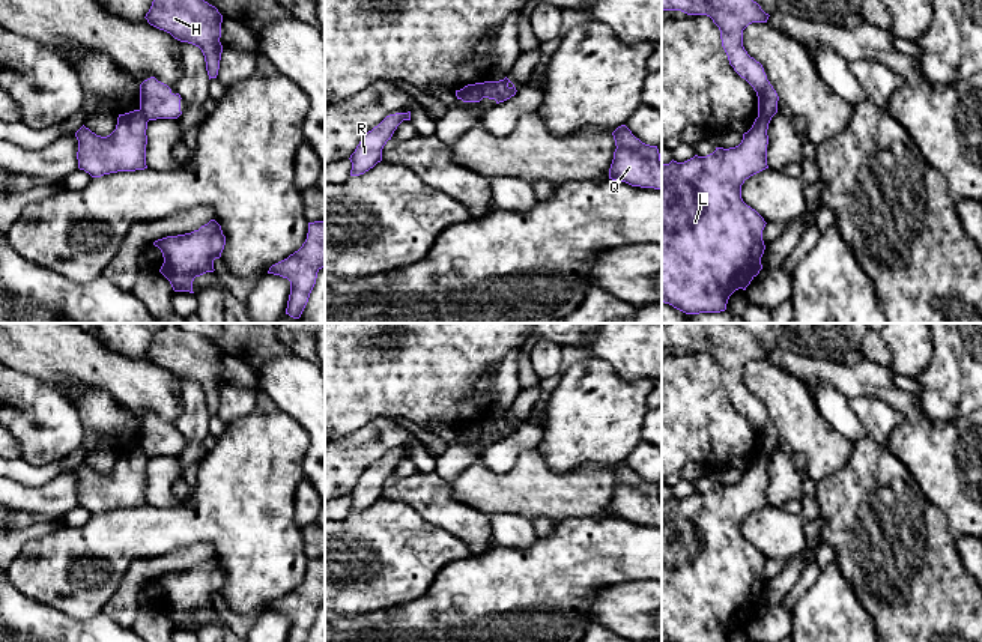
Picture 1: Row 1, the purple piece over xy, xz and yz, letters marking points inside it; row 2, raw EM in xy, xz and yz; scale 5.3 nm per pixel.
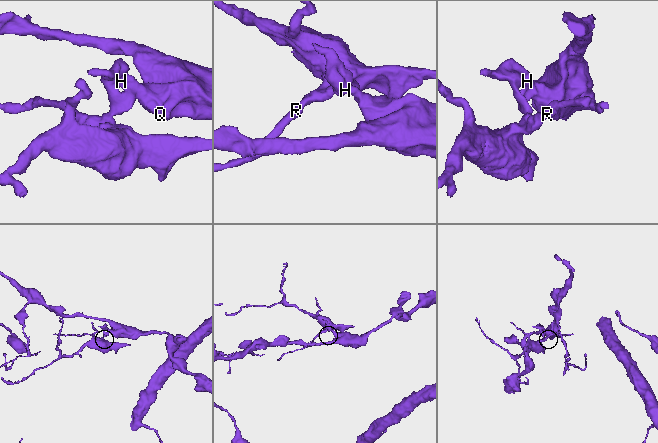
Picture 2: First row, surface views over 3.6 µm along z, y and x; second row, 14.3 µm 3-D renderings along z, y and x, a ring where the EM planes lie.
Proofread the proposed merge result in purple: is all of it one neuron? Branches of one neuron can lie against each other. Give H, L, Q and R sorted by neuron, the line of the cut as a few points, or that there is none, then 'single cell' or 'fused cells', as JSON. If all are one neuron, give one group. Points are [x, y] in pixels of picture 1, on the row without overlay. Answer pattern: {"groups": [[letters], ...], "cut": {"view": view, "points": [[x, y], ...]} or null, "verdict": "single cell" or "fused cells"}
{"groups": [["H", "Q"], ["L", "R"]], "cut": {"view": "xz", "points": [[481, 420], [483, 433]]}, "verdict": "fused cells"}

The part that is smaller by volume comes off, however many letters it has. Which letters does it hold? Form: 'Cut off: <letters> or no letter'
Cut off: L, R

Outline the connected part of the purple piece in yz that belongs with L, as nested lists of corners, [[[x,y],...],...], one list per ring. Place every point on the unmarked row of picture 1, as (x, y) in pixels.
[[[756,454],[752,465],[743,471],[738,483],[716,487],[677,499],[662,501],[662,639],[669,642],[726,642],[729,633],[750,621],[762,606],[761,594],[765,582],[764,555],[741,535],[741,522],[750,513],[768,505],[767,481],[771,456]]]

